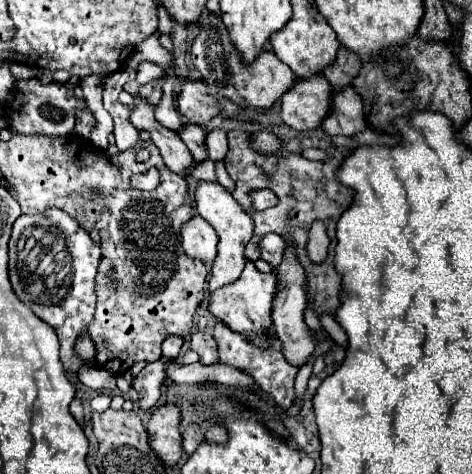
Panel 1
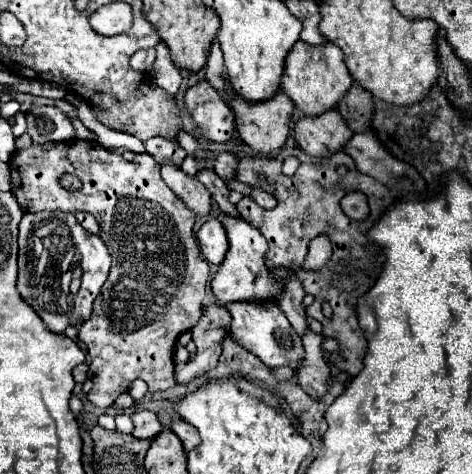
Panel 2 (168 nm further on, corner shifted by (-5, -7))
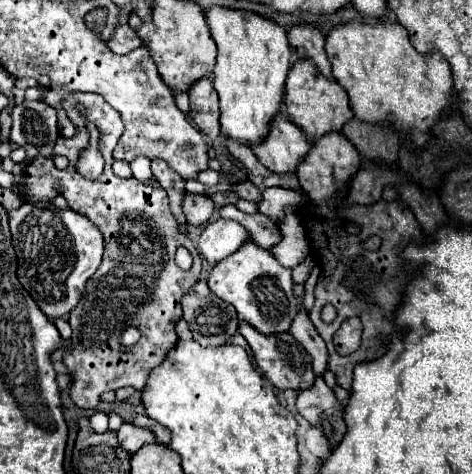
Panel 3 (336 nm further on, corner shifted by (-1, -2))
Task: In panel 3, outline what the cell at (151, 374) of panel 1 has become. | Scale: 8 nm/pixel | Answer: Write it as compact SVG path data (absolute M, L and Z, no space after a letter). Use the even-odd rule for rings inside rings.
M123 421L123 425L119 427L117 435L119 435L121 447L125 447L125 451L131 451L131 453L135 453L135 451L139 451L143 445L155 441L155 435L153 435L151 429L137 427L137 425L129 423L129 421Z

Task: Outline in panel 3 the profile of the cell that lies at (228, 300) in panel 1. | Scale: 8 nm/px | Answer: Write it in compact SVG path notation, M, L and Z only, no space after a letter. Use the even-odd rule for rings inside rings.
M239 321L239 333L251 345L253 359L255 359L259 371L271 381L271 385L275 385L279 389L295 389L295 391L307 389L313 385L313 381L315 381L313 359L307 355L307 351L301 347L301 343L297 343L297 339L293 339L291 333L261 335L259 331L255 331L253 325L249 325L245 321Z

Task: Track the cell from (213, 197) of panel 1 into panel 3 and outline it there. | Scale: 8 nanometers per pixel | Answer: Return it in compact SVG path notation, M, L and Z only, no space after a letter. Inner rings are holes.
M247 239L241 249L217 263L211 269L207 283L217 297L237 309L239 319L251 323L261 333L287 331L297 313L297 299L291 293L291 269L279 265L271 251L259 247L253 239Z

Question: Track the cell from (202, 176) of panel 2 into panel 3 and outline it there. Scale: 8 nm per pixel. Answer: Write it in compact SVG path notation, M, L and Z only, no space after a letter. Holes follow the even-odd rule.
M229 203L229 205L223 205L223 207L219 209L219 215L221 215L223 219L233 219L233 221L241 223L241 225L247 229L247 233L251 235L251 239L257 241L257 243L259 243L261 247L265 247L265 249L271 249L271 247L277 245L279 239L281 239L277 223L273 223L273 221L271 221L269 217L265 217L263 213L255 213L255 219L253 219L253 215L247 215L247 213L239 211L233 203Z

